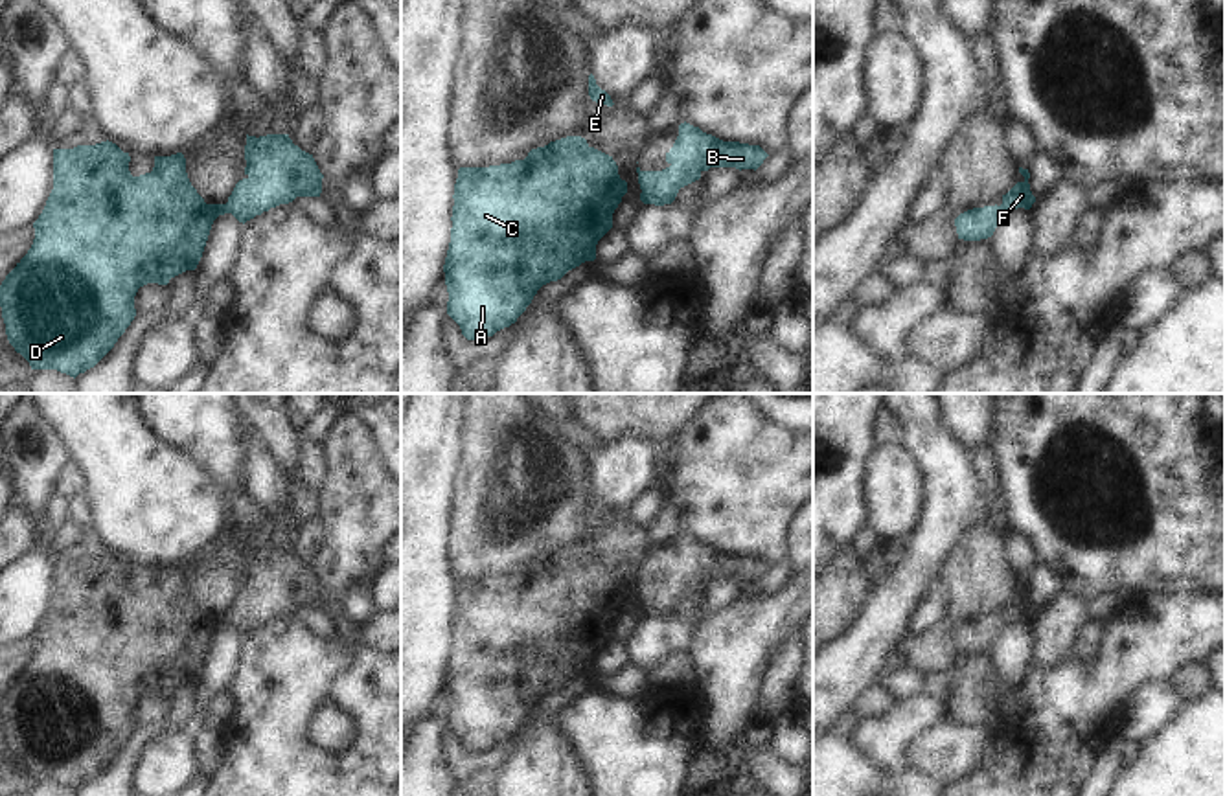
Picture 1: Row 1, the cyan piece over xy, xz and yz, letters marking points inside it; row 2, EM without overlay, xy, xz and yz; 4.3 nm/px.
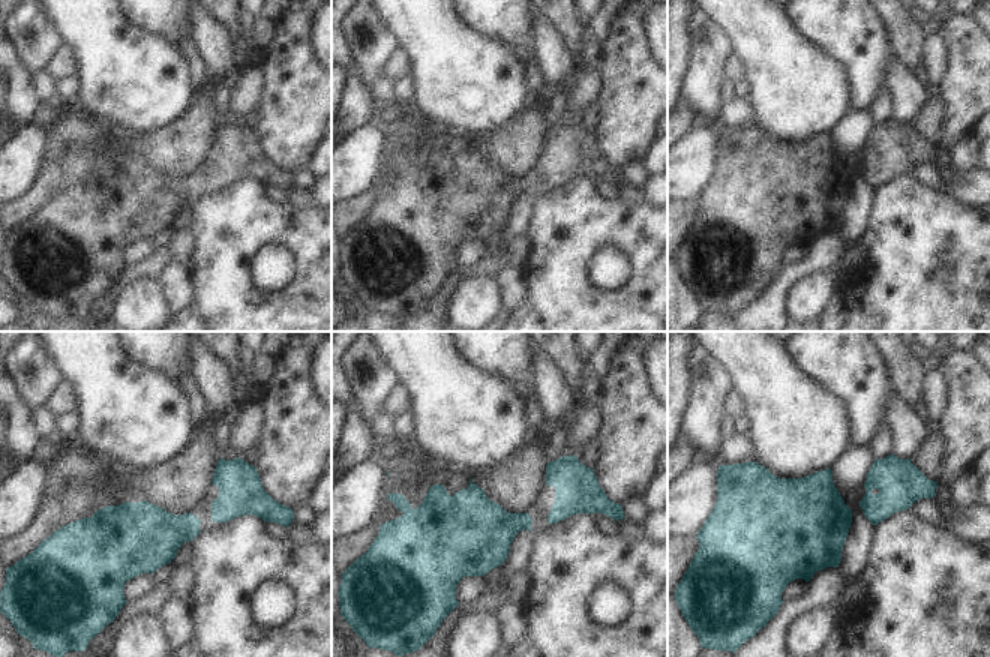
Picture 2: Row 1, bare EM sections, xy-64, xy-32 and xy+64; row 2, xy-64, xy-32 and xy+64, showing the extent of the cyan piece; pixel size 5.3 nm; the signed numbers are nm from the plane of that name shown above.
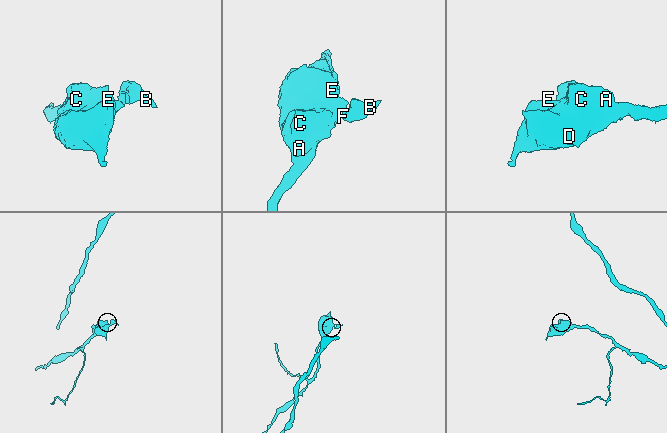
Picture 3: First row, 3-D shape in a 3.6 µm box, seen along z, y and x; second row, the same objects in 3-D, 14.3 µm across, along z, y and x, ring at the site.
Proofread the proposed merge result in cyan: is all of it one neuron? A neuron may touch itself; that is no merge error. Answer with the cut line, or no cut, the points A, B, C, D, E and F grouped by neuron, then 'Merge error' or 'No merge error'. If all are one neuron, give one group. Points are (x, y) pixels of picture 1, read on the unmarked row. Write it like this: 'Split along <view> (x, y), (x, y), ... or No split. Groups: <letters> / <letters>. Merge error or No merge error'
No split. Groups: A B C D E F. No merge error

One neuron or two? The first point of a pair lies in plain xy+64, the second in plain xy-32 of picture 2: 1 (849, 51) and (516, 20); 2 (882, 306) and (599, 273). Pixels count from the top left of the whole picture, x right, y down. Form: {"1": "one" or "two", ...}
{"1": "one", "2": "two"}

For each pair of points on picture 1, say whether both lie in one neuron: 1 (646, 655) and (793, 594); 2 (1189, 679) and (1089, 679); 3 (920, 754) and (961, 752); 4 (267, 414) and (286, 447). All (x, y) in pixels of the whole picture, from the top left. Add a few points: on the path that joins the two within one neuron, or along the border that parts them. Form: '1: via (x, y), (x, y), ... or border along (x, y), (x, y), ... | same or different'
1: border along (721, 607), (699, 622), (685, 649) | different
2: border along (1202, 662), (1181, 666), (1168, 681) | different
3: via (929, 752), (951, 752) | same
4: via (271, 421), (282, 440) | same

